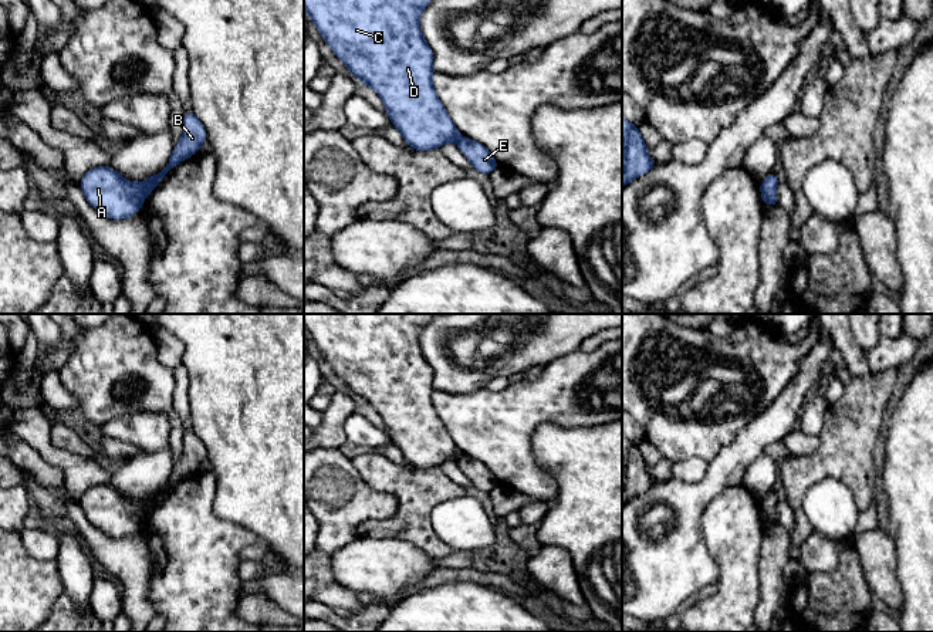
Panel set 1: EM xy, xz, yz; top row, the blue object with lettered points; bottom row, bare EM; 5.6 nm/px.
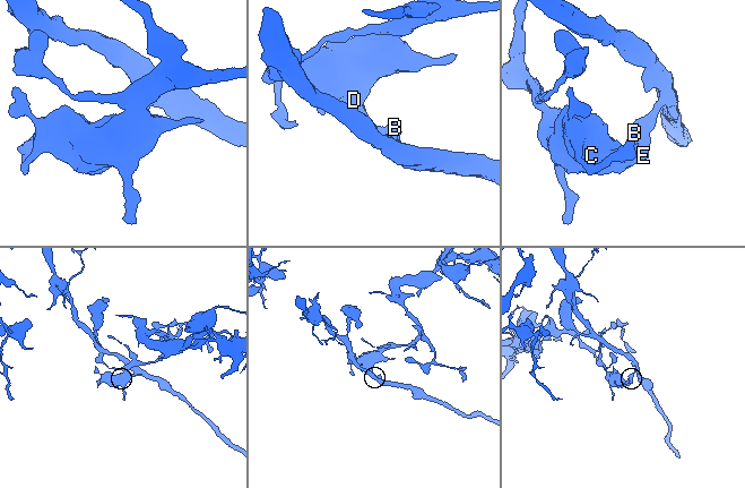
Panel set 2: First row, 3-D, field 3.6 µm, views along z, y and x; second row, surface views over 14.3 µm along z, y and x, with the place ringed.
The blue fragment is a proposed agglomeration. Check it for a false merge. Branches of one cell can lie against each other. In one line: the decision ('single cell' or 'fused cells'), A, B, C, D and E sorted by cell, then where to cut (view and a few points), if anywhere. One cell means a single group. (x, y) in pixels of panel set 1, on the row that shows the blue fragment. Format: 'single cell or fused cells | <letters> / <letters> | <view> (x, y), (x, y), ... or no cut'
fused cells | A C D / B E | xy (138, 185), (142, 200)

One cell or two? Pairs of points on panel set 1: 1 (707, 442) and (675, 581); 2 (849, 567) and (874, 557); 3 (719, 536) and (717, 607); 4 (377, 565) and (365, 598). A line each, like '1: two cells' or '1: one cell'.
1: two cells
2: two cells
3: one cell
4: two cells

